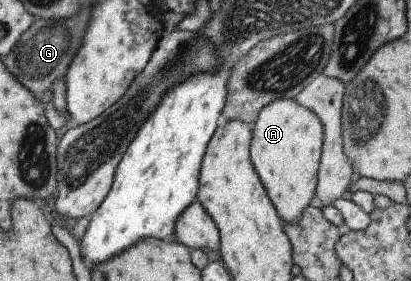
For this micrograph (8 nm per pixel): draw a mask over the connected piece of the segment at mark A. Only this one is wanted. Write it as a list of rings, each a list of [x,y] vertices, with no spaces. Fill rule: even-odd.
[[[276,98],[261,108],[251,129],[251,164],[282,222],[294,223],[314,198],[323,134],[320,118],[293,99]]]

